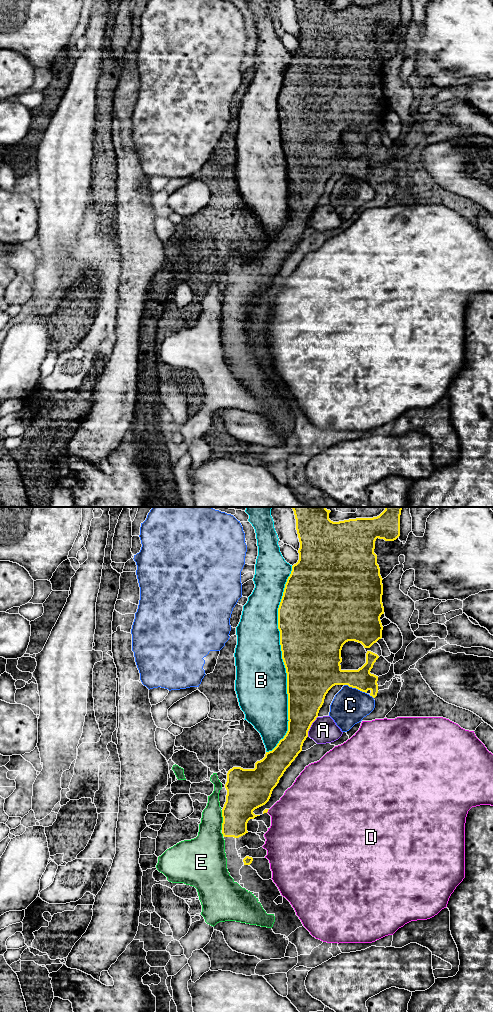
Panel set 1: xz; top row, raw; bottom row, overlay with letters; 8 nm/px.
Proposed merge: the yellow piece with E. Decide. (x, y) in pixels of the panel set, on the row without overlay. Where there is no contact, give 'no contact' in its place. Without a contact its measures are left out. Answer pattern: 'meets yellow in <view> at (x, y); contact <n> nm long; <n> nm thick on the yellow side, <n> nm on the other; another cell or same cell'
meets yellow in xz at (223, 308); contact 160 nm long; 280 nm thick on the yellow side, 260 nm on the other; another cell

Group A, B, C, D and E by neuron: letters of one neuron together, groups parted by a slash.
A / B / C / D / E

